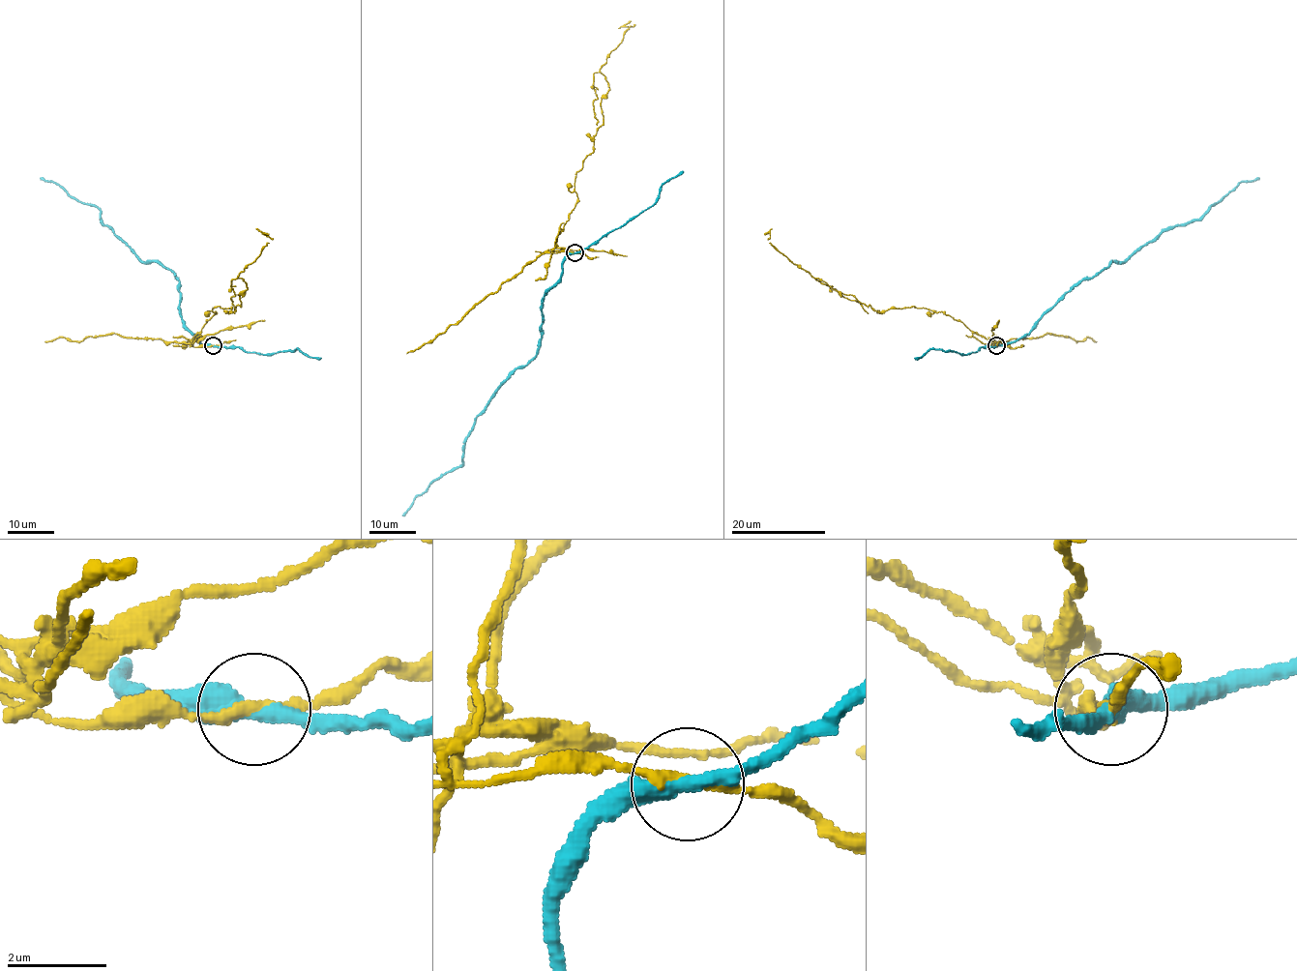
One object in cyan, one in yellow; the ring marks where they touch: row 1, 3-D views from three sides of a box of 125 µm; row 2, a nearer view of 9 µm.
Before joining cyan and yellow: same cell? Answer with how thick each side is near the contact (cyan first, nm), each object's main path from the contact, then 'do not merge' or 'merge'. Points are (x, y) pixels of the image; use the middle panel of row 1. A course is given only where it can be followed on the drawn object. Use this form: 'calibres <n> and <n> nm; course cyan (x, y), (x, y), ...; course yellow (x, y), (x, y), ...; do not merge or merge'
calibres 360 and 190 nm; course cyan (574, 253), (544, 297), (538, 352), (477, 418), (462, 463), (438, 477), (404, 516); course yellow (574, 253), (553, 248), (603, 124), (608, 83), (601, 68), (633, 25), (618, 27); do not merge

